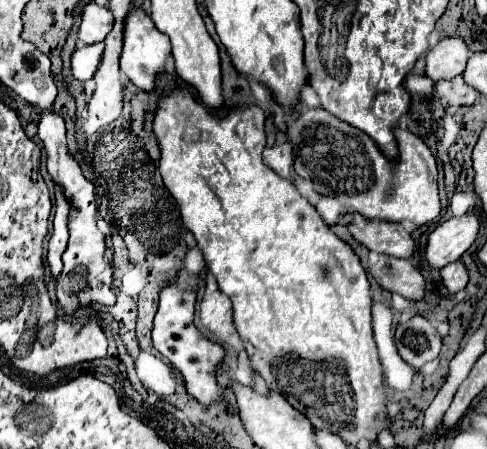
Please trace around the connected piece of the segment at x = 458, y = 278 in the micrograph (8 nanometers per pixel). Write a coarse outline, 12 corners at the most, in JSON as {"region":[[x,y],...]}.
{"region":[[462,262],[440,270],[442,284],[450,294],[464,290],[468,272]]}

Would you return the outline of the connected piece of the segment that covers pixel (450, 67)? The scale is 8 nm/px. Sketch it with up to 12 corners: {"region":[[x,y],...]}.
{"region":[[444,38],[426,54],[434,82],[464,72],[470,50],[460,38]]}

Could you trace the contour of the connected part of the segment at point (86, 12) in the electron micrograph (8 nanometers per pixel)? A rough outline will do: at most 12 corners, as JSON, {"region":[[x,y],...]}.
{"region":[[88,2],[78,38],[84,44],[106,38],[114,18],[106,6]]}

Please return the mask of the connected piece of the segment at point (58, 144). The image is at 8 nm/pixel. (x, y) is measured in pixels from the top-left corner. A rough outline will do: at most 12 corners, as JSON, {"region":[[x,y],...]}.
{"region":[[40,112],[48,174],[72,204],[56,278],[64,316],[114,306],[100,278],[104,234],[94,184],[66,148],[62,116]]}

